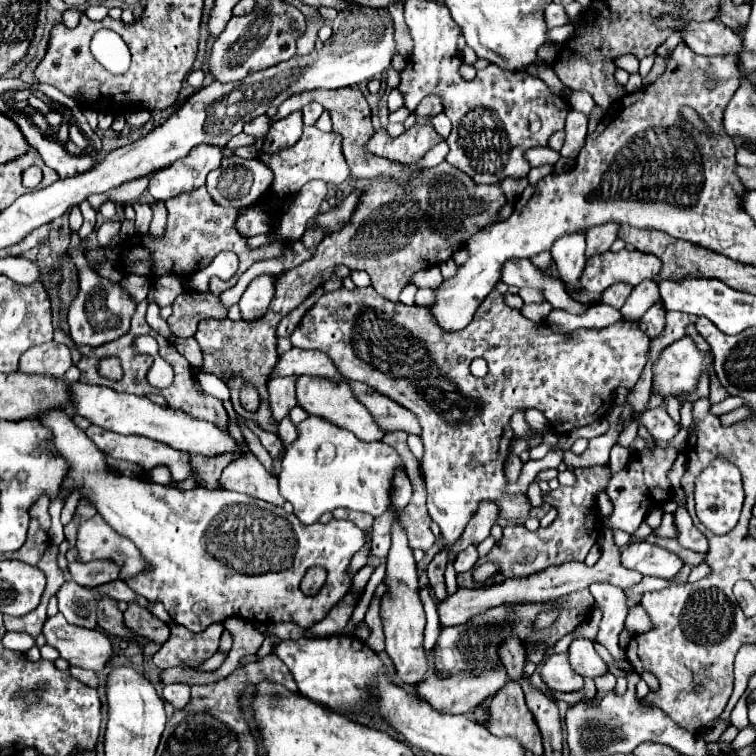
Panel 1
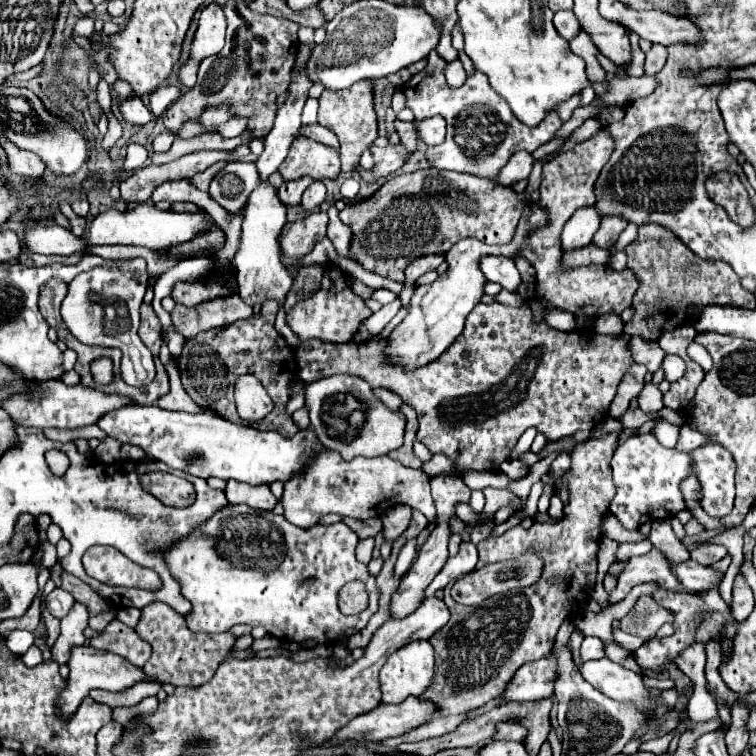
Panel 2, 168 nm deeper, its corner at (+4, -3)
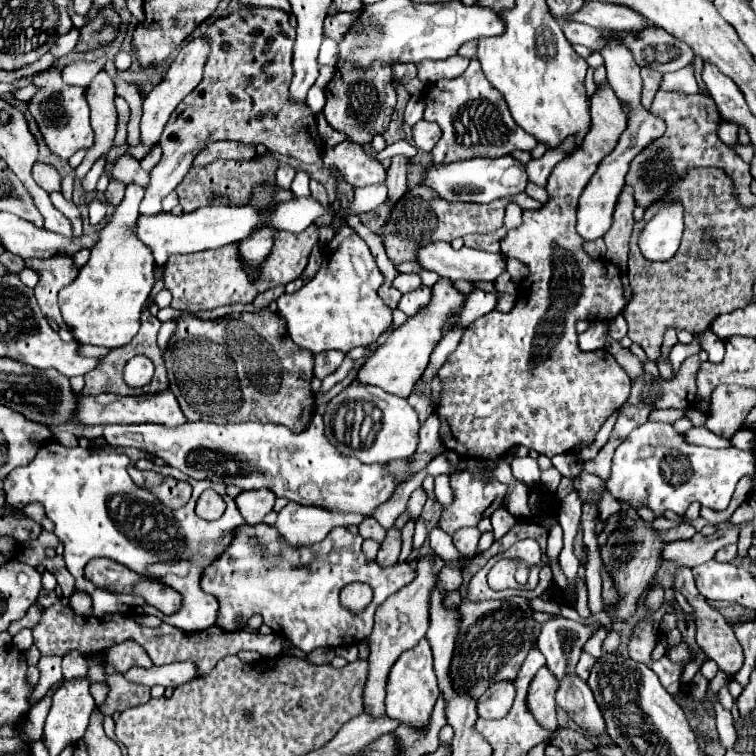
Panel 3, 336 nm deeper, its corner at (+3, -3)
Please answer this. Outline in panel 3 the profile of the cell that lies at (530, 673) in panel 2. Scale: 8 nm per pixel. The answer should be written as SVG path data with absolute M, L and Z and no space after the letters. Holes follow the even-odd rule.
M496 682L492 684L478 700L478 716L484 720L500 720L504 718L510 708L512 708L512 700L514 700L514 684L512 682Z

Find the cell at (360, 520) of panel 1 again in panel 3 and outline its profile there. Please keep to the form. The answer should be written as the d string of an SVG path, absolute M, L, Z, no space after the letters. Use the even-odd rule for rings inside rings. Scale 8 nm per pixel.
M364 518L364 520L360 522L358 530L360 530L360 536L362 536L362 538L372 538L372 540L376 540L376 542L382 542L382 540L386 538L386 530L384 530L374 518Z

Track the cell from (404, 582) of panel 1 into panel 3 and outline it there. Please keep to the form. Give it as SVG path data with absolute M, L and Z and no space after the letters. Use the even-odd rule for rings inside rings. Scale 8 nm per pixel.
M422 638L414 648L402 652L398 662L392 666L390 676L388 676L388 686L386 686L386 714L400 724L406 724L414 730L426 728L430 724L432 708L440 696L438 684L436 684L436 674L432 668L432 650L426 638Z

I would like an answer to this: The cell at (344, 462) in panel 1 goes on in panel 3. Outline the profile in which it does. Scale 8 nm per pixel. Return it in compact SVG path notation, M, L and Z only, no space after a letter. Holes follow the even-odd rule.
M288 502L278 512L278 532L294 548L312 546L324 540L332 528L358 526L360 522L360 514L328 512L324 508L300 506L296 502Z

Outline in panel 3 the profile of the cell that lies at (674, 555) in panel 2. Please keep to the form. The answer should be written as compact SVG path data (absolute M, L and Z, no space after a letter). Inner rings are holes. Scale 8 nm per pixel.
M680 570L680 572L676 574L676 578L674 578L674 586L676 586L676 590L680 590L680 592L686 596L688 604L694 608L696 626L698 626L698 632L696 632L696 642L698 642L698 646L706 652L706 656L710 656L710 658L718 664L718 668L720 668L722 672L728 672L728 676L734 676L734 674L742 668L742 664L744 664L744 652L742 652L740 642L736 640L734 632L732 632L732 628L728 626L726 618L724 618L716 608L712 608L712 606L706 602L704 596L700 596L700 592L698 592L696 586L694 586L694 576L692 576L690 570Z

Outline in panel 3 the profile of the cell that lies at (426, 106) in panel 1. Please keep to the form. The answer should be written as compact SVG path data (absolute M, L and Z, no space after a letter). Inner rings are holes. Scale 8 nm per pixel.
M394 156L388 168L388 176L386 176L386 184L390 186L390 208L394 208L396 200L400 200L400 196L404 196L408 192L406 188L406 158L404 156Z

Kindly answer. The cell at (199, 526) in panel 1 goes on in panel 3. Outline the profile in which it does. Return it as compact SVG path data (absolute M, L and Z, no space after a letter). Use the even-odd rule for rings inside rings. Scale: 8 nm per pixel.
M244 524L244 528L240 528L238 534L234 536L232 546L228 546L226 552L206 568L206 574L202 576L202 590L208 594L214 594L220 600L220 614L218 614L216 626L230 632L236 628L238 616L248 620L254 614L262 614L264 624L268 624L274 630L274 634L288 638L296 648L300 648L306 654L316 648L324 648L324 646L336 648L336 646L344 646L344 644L358 644L370 636L372 626L374 626L376 608L390 594L398 592L400 588L404 588L406 584L410 584L416 578L416 570L410 568L408 564L394 564L394 566L382 568L382 566L378 566L376 560L368 562L368 558L362 554L362 536L352 534L348 528L334 528L328 534L328 538L318 544L318 558L312 560L308 566L300 566L300 562L296 562L296 564L292 562L292 566L290 566L288 562L282 560L280 548L282 548L282 538L278 536L278 530L274 526ZM350 582L364 582L374 592L368 608L358 614L344 608L338 600L340 590Z

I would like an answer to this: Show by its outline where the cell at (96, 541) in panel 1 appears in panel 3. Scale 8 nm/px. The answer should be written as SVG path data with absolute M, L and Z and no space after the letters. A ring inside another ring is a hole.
M46 442L38 456L22 468L14 468L6 480L4 480L4 492L6 492L6 502L14 508L24 508L28 502L42 502L46 516L56 524L56 532L60 542L64 544L64 560L66 566L70 570L70 574L76 580L76 592L86 592L92 598L92 614L96 618L104 618L106 614L124 614L124 616L142 616L142 614L152 614L158 616L164 624L176 626L184 632L196 632L196 630L206 630L210 626L216 624L216 616L218 616L218 602L216 596L206 594L200 588L200 576L204 574L204 568L216 560L216 556L222 556L224 548L228 548L228 544L232 544L232 536L236 534L236 528L240 528L246 520L240 516L234 498L230 498L224 490L222 484L214 484L212 480L192 480L184 474L180 474L178 470L170 468L170 466L156 466L150 460L138 460L136 468L140 470L154 470L162 476L174 476L180 480L186 480L192 484L192 498L186 506L178 508L178 510L170 510L166 508L150 490L140 488L132 482L132 478L126 472L128 466L128 456L114 450L112 446L104 446L104 448L64 448L58 442ZM204 488L212 488L216 490L224 502L226 502L226 512L222 518L208 522L196 516L194 512L194 504L198 500L198 496L204 492ZM92 558L110 558L114 562L124 564L126 568L140 572L144 578L154 580L154 582L162 582L170 588L174 588L176 592L180 592L182 596L182 606L178 612L174 612L172 616L162 614L158 608L152 608L142 596L134 596L134 594L118 594L118 592L110 592L106 588L100 588L96 584L92 584L86 576L84 576L84 568Z

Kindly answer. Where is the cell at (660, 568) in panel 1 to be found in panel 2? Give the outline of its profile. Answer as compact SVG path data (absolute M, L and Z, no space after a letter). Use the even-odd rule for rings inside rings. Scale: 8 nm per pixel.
M693 560L671 564L671 572L673 576L677 576L677 580L683 582L687 592L701 592L705 588L717 586L723 578L721 572L715 572L709 566L701 566Z

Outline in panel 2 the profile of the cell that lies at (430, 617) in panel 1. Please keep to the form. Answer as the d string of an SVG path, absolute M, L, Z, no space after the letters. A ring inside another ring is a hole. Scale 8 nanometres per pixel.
M463 542L459 548L459 554L449 558L443 570L435 576L435 580L429 584L425 590L424 600L435 594L438 590L443 590L451 580L457 580L469 572L475 570L477 564L477 548L473 542Z

